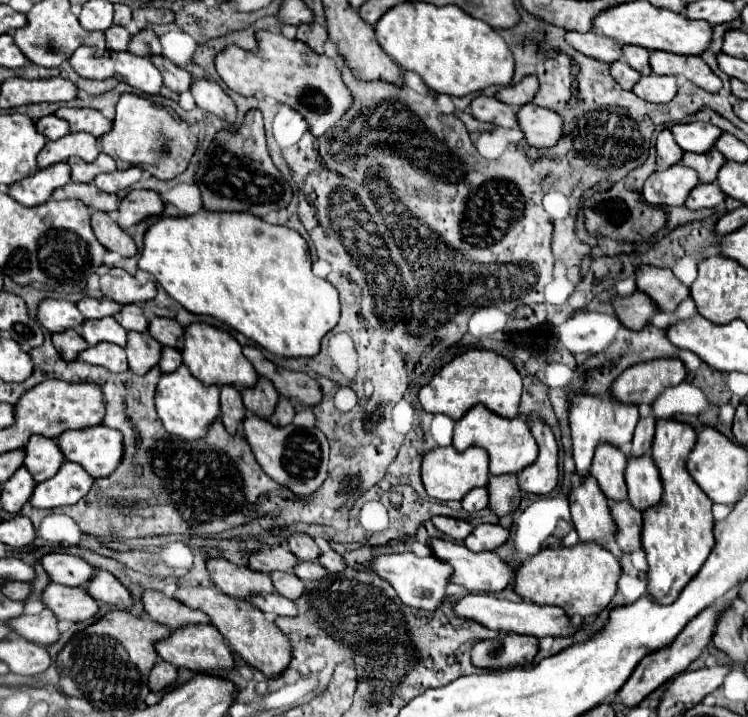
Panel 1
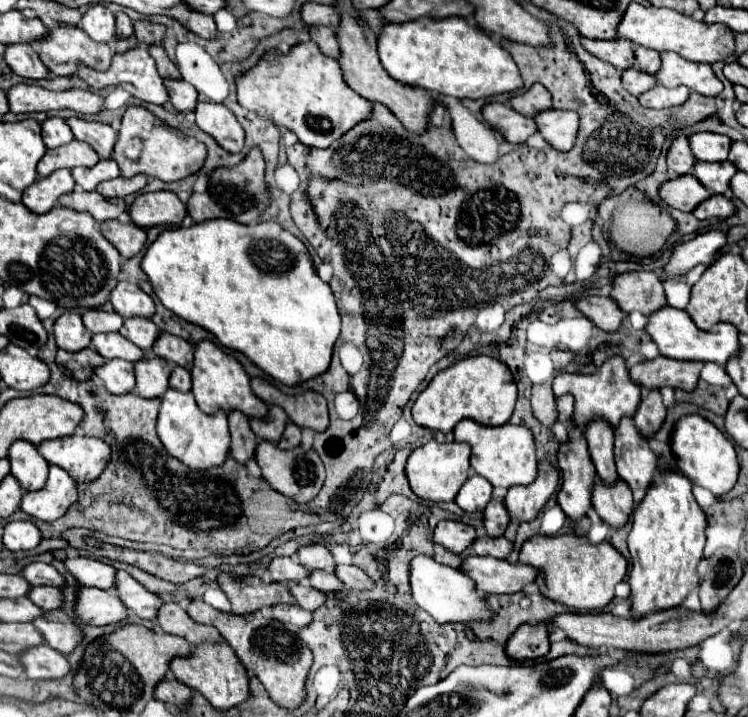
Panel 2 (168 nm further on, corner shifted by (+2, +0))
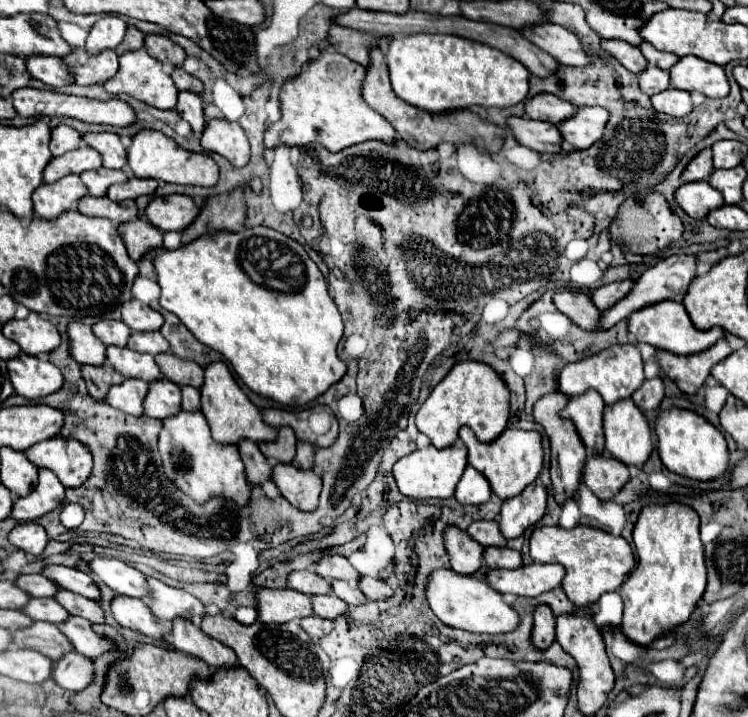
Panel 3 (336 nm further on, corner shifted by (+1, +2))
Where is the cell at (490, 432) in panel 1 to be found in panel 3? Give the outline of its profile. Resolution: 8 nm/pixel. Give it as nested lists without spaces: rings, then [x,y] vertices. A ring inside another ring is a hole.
[[[461,428],[459,438],[467,446],[469,466],[479,470],[487,478],[493,494],[497,494],[501,500],[509,500],[509,498],[521,494],[525,490],[525,486],[535,482],[535,478],[539,476],[539,472],[543,468],[545,454],[543,454],[539,432],[525,432],[525,430],[507,428],[491,444],[483,444],[477,440],[477,436],[471,432],[471,428]]]

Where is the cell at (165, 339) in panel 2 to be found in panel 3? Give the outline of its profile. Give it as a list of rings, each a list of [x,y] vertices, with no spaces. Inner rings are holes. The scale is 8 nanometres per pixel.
[[[167,352],[167,356],[157,356],[155,362],[161,368],[163,376],[177,386],[201,388],[203,382],[205,382],[203,368],[197,366],[195,362],[191,362],[191,360],[181,360],[175,354]]]

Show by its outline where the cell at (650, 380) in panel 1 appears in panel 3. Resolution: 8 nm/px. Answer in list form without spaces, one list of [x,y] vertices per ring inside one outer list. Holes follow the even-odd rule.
[[[719,338],[715,346],[689,354],[689,356],[677,356],[667,350],[657,352],[657,360],[661,364],[661,370],[677,384],[677,388],[685,394],[695,394],[703,382],[709,376],[709,368],[715,366],[717,362],[725,360],[731,354],[731,346],[725,338]]]

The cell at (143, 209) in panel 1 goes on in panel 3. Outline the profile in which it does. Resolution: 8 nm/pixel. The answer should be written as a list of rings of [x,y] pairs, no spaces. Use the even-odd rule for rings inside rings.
[[[171,194],[165,198],[153,198],[147,206],[147,218],[153,226],[163,232],[177,230],[183,232],[197,216],[201,208],[193,202],[193,198],[183,194]]]

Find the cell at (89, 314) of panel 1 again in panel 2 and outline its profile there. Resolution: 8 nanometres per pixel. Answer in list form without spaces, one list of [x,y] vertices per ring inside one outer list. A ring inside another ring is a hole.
[[[90,308],[82,314],[82,322],[90,332],[98,334],[98,332],[120,330],[124,318],[118,312],[104,312],[104,310],[98,310],[98,308]]]

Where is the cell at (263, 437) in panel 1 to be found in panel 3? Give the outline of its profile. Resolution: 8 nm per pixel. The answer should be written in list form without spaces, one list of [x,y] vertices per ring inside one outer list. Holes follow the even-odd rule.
[[[277,464],[273,468],[273,482],[283,498],[303,512],[317,510],[321,494],[321,478],[313,470],[299,470],[291,464]]]

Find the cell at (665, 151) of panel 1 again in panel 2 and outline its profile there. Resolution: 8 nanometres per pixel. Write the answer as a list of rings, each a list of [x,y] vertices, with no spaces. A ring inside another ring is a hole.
[[[684,136],[672,138],[672,144],[670,144],[668,154],[666,154],[666,164],[668,164],[670,170],[674,170],[672,174],[674,174],[674,176],[688,174],[688,172],[692,170],[694,160],[696,160],[696,158],[690,154],[690,148],[686,146],[686,138],[684,138]]]

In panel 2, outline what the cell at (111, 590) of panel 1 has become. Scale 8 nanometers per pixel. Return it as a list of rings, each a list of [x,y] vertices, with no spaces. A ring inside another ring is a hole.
[[[124,570],[116,572],[114,592],[130,612],[134,612],[136,616],[146,618],[146,620],[154,620],[156,612],[158,612],[158,606],[162,606],[162,600],[158,596],[150,594],[144,586],[140,586]]]

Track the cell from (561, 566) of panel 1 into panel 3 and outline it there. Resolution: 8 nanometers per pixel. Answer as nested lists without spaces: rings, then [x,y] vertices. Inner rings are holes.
[[[539,526],[531,534],[529,548],[535,562],[559,562],[565,566],[567,576],[563,578],[561,588],[577,608],[597,602],[605,592],[619,590],[623,580],[635,566],[633,550],[625,538],[613,536],[593,526],[575,526],[571,530],[563,530],[561,526]]]

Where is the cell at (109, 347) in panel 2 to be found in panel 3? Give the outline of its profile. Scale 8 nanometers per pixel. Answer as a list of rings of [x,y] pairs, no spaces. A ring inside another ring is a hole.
[[[107,348],[107,362],[123,378],[137,378],[145,382],[155,382],[161,378],[159,366],[151,356],[131,352],[129,348]]]

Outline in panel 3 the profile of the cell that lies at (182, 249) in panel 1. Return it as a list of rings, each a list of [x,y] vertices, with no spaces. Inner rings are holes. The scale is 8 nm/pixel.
[[[257,226],[257,228],[247,228],[243,232],[231,232],[231,236],[215,236],[215,240],[195,240],[195,244],[187,244],[187,248],[163,250],[159,256],[155,256],[153,264],[155,264],[157,276],[159,276],[159,286],[161,286],[161,298],[159,298],[161,308],[173,312],[201,344],[217,350],[233,366],[233,370],[243,380],[243,384],[249,390],[253,390],[255,394],[271,398],[277,404],[287,406],[287,408],[301,408],[307,402],[321,396],[323,392],[327,392],[329,386],[337,384],[345,376],[347,366],[337,356],[337,344],[343,338],[341,314],[339,314],[333,298],[327,294],[327,284],[325,284],[323,274],[319,272],[319,268],[307,256],[305,248],[299,242],[295,242],[295,240],[291,240],[291,238],[271,230],[271,228],[259,228]]]

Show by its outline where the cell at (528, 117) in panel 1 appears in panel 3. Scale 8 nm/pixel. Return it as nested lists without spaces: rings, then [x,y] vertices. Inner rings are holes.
[[[579,108],[579,116],[575,116],[575,120],[567,120],[567,124],[561,124],[559,130],[563,140],[571,142],[579,150],[587,150],[603,138],[607,122],[609,112],[605,108]]]

